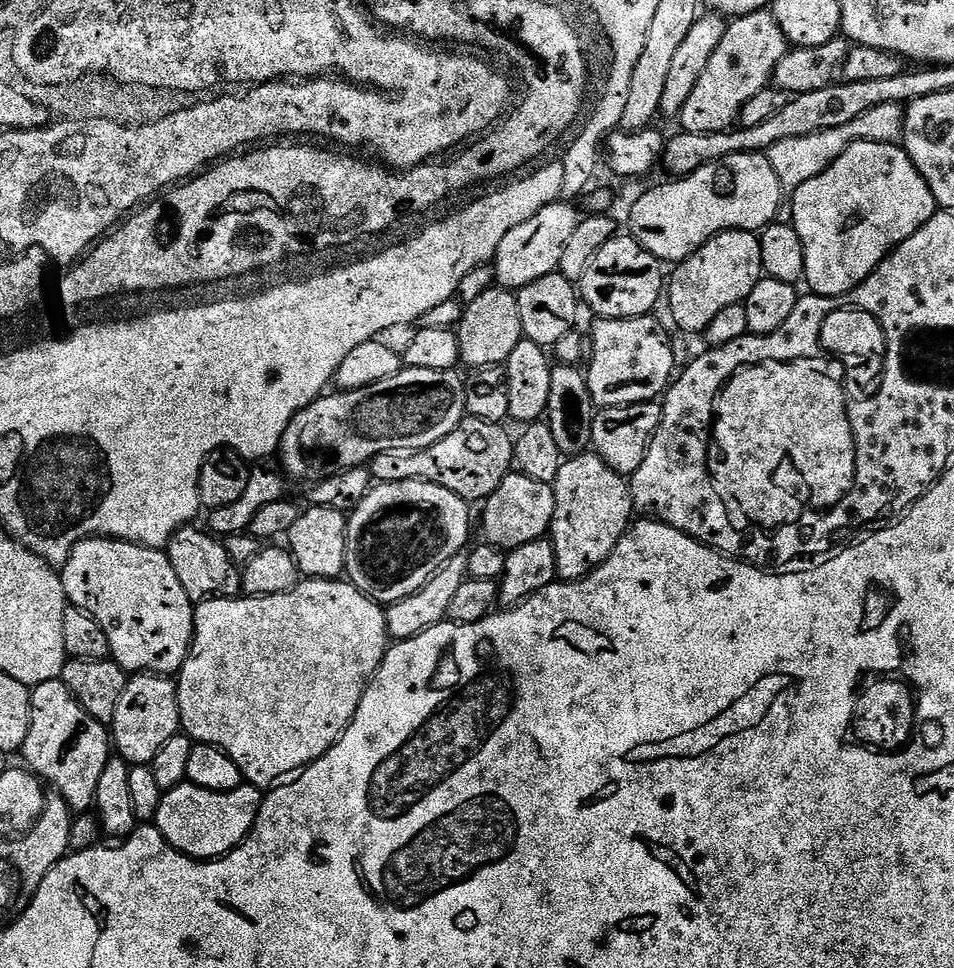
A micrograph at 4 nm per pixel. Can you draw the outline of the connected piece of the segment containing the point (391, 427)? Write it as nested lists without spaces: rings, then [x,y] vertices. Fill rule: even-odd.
[[[405,367],[403,370],[393,371],[386,378],[365,388],[332,390],[318,397],[313,404],[306,406],[306,410],[294,414],[290,426],[286,426],[282,434],[278,461],[280,460],[281,466],[279,467],[283,475],[288,478],[293,476],[296,480],[304,480],[307,476],[316,478],[325,470],[343,470],[367,465],[376,456],[381,456],[383,452],[407,454],[418,452],[422,448],[429,448],[434,442],[446,438],[446,434],[450,434],[466,419],[465,381],[459,380],[456,374],[452,370]]]

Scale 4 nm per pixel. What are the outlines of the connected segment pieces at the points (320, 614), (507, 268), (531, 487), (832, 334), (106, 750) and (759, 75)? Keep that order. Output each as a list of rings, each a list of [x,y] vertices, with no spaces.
[[[305,579],[288,592],[273,596],[244,596],[231,600],[204,600],[195,605],[196,631],[192,633],[192,649],[188,651],[186,662],[180,668],[176,680],[178,710],[183,735],[192,737],[196,744],[211,744],[220,748],[237,764],[243,779],[261,790],[273,787],[281,778],[291,777],[325,756],[340,740],[340,735],[348,729],[362,694],[368,689],[372,676],[380,668],[384,654],[390,647],[388,627],[384,618],[385,609],[376,601],[360,592],[350,582],[335,580]]]
[[[568,202],[547,204],[534,218],[526,218],[514,230],[502,238],[494,257],[494,280],[501,288],[519,290],[525,288],[530,282],[542,278],[546,274],[557,271],[562,262],[562,249],[570,234],[574,234],[574,226],[578,219],[578,213],[572,209]]]
[[[509,471],[508,477],[483,501],[484,536],[496,548],[511,550],[526,546],[526,542],[543,540],[549,535],[554,518],[554,490],[546,482],[534,482],[521,472]]]
[[[851,306],[831,312],[824,319],[820,331],[820,346],[844,367],[842,387],[849,397],[863,398],[880,387],[884,380],[884,363],[888,347],[880,321],[869,312]]]
[[[51,680],[31,689],[30,730],[22,749],[23,763],[45,785],[53,784],[55,795],[62,797],[73,813],[84,814],[95,805],[98,781],[110,759],[110,732],[105,724],[90,718],[70,694],[63,680]]]
[[[771,10],[735,17],[726,34],[722,34],[722,42],[718,42],[718,50],[714,50],[690,98],[686,98],[686,106],[682,106],[678,117],[679,127],[694,134],[729,131],[739,121],[742,106],[746,106],[758,90],[769,87],[778,62],[782,62],[789,50],[782,26],[778,26]]]

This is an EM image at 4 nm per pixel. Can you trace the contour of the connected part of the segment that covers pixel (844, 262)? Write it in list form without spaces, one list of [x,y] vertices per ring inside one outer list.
[[[859,140],[850,145],[833,164],[826,170],[822,170],[822,174],[818,174],[818,178],[810,178],[810,182],[802,182],[802,186],[798,186],[798,190],[791,193],[790,203],[792,206],[790,223],[796,229],[798,238],[802,238],[802,250],[806,250],[804,280],[812,287],[809,289],[817,296],[848,296],[851,294],[891,252],[896,251],[898,245],[906,242],[906,238],[913,236],[922,226],[926,226],[926,222],[930,222],[930,218],[935,216],[938,211],[934,194],[930,194],[930,186],[926,186],[922,174],[918,174],[914,162],[910,162],[903,147],[899,143],[883,144],[873,140]]]

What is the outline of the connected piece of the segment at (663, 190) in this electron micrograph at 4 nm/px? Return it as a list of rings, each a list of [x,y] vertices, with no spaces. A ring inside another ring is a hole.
[[[743,152],[742,154],[734,154],[727,156],[721,160],[714,161],[713,164],[702,166],[696,172],[692,172],[689,176],[681,176],[679,178],[669,179],[669,184],[660,184],[657,188],[652,188],[649,192],[644,192],[632,204],[632,213],[629,214],[628,220],[632,223],[630,228],[630,235],[642,245],[650,254],[657,256],[661,262],[679,262],[685,260],[690,254],[694,254],[702,247],[708,240],[713,240],[720,232],[755,232],[759,233],[761,230],[768,227],[777,219],[782,203],[782,193],[780,190],[780,183],[778,182],[778,174],[774,174],[774,166],[770,166],[767,155],[759,152]]]

